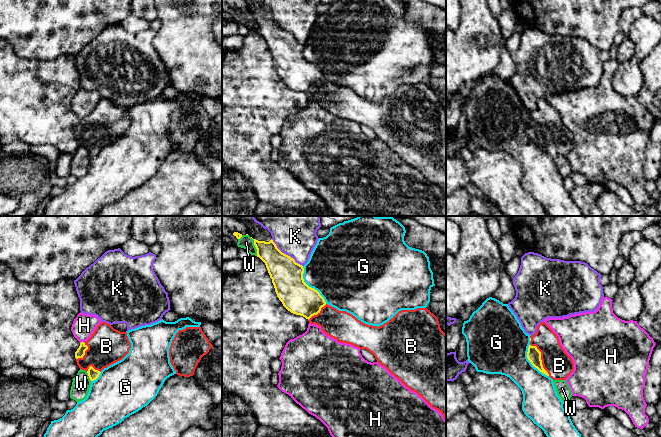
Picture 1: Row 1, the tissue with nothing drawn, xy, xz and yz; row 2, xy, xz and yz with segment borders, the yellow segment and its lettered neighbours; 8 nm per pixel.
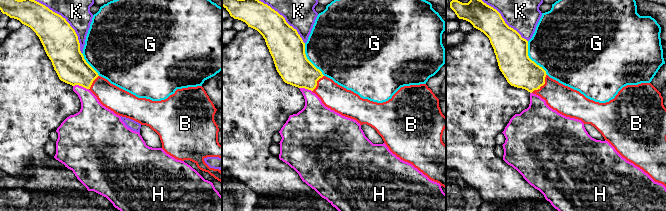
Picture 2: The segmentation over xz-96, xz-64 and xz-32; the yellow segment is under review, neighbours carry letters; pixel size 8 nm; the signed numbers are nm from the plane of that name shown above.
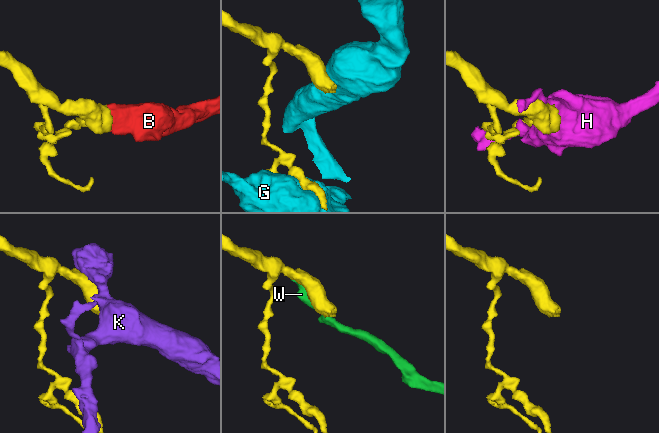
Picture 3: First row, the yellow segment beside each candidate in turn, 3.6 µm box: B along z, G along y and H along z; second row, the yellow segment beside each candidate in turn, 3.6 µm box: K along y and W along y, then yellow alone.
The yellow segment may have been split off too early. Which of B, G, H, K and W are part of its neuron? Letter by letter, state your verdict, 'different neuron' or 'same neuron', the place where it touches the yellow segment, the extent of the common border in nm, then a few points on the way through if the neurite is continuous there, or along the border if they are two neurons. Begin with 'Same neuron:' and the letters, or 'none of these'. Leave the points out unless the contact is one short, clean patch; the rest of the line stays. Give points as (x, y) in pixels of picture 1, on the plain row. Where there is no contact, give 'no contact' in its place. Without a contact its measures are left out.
Same neuron: B
B: same neuron; meets yellow in yz at (540, 134); contact 300 nm long
G: different neuron; meets yellow in xz at (308, 62); contact 360 nm long
H: different neuron; meets yellow in xy at (81, 118); contact 40 nm long
K: different neuron; meets yellow in xz at (285, 30); contact 340 nm long
W: different neuron; meets yellow in xz at (255, 22); contact 160 nm long

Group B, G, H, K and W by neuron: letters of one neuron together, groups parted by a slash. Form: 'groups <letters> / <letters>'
groups B / G / H / K / W

